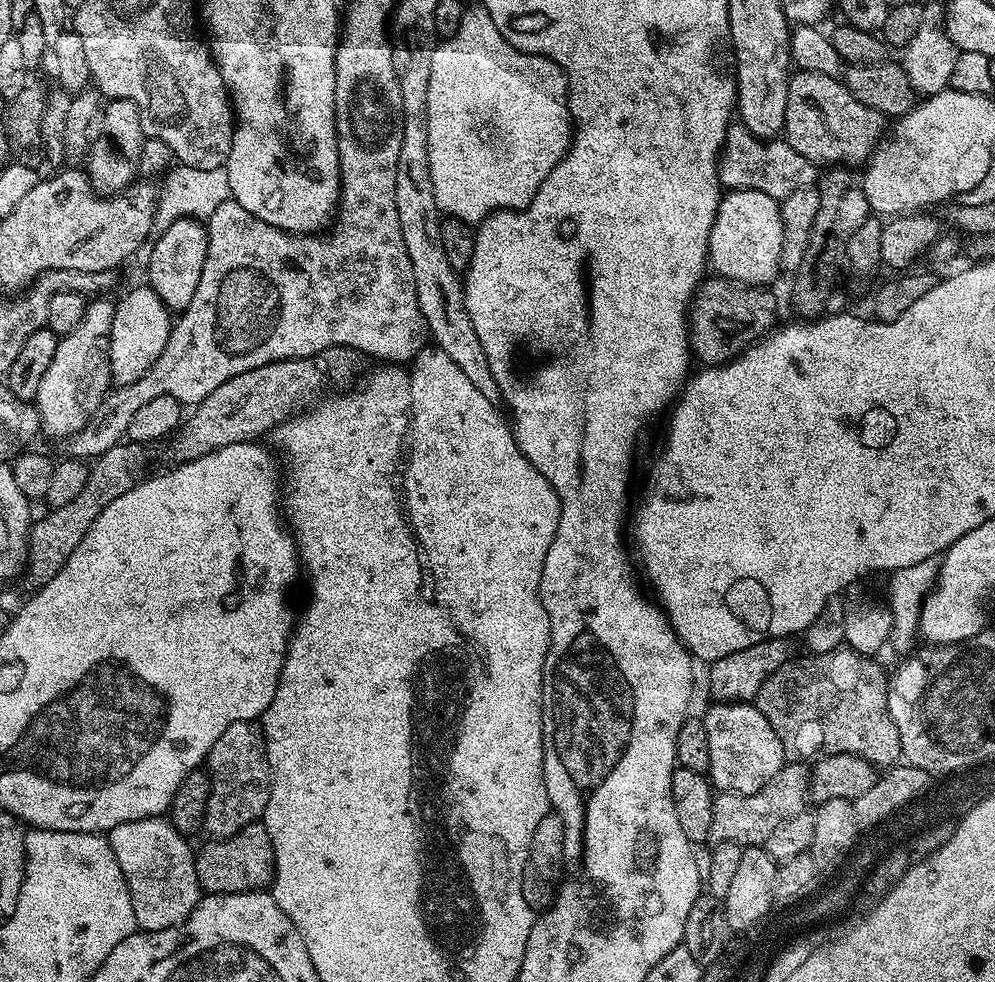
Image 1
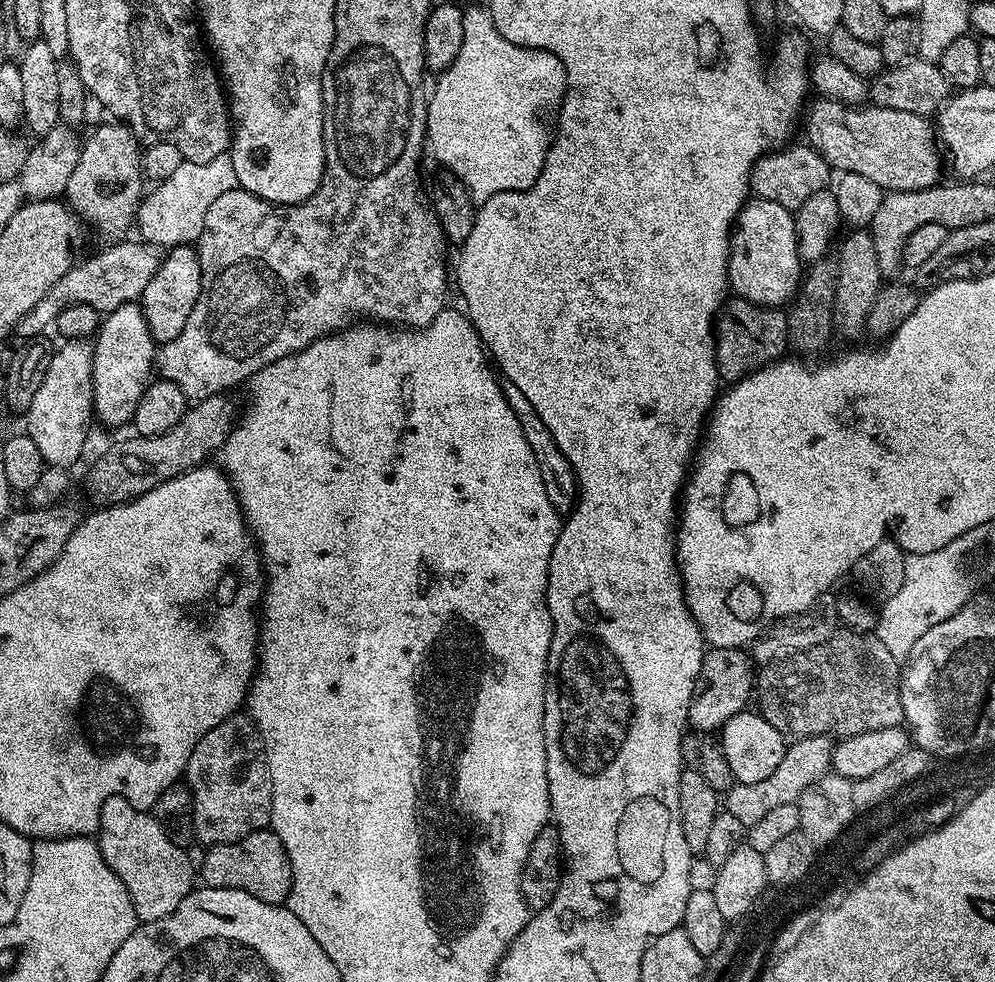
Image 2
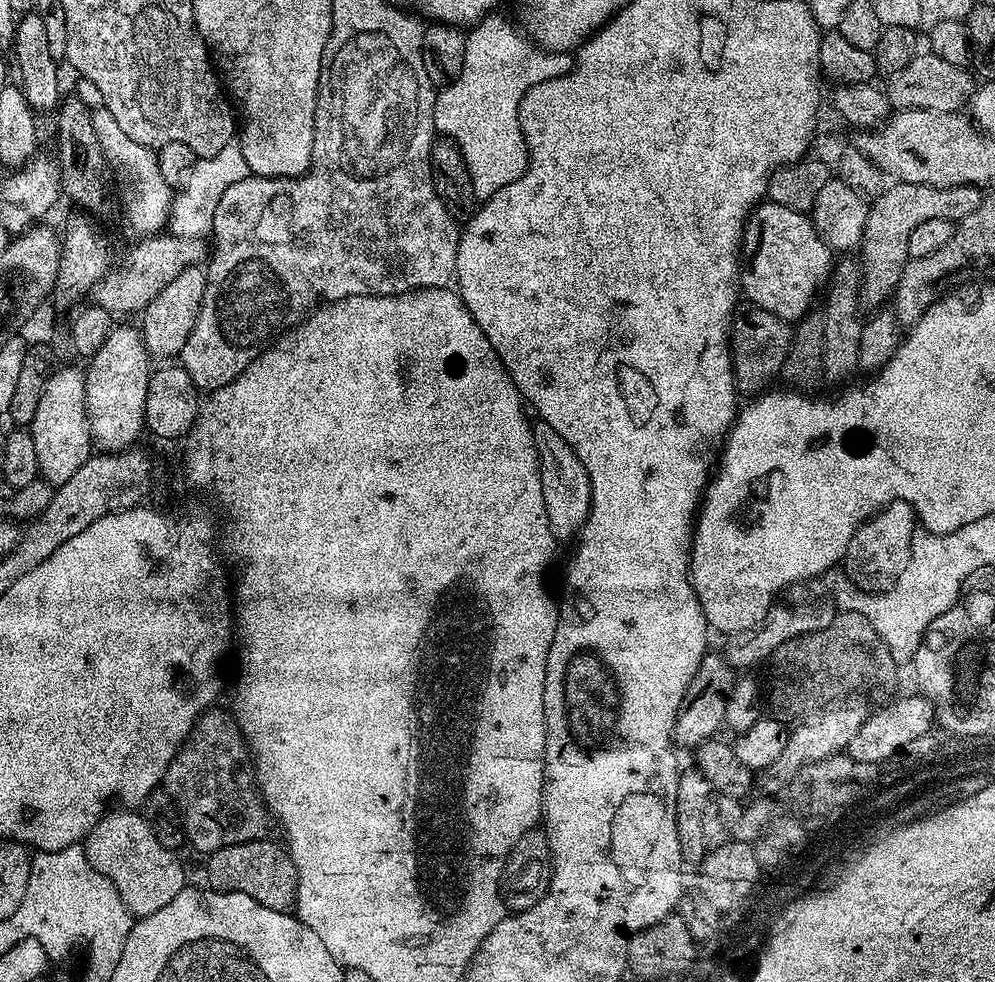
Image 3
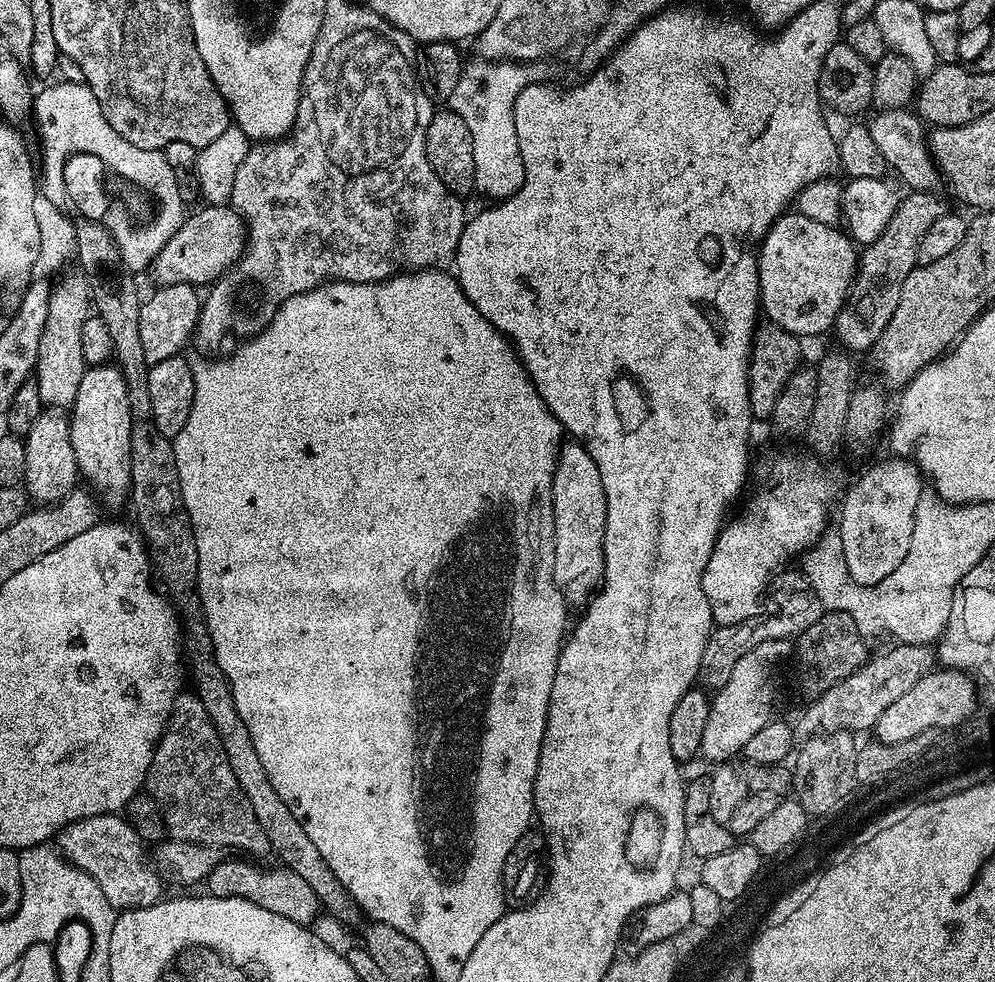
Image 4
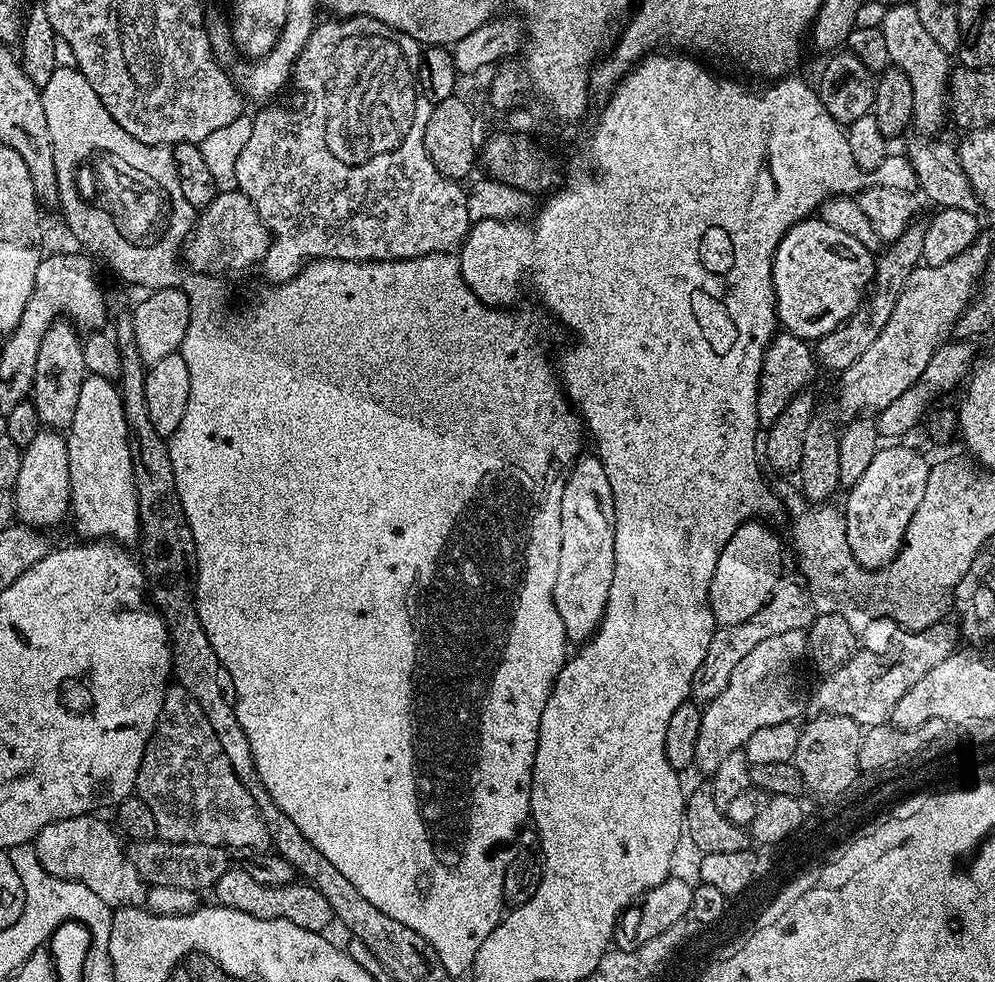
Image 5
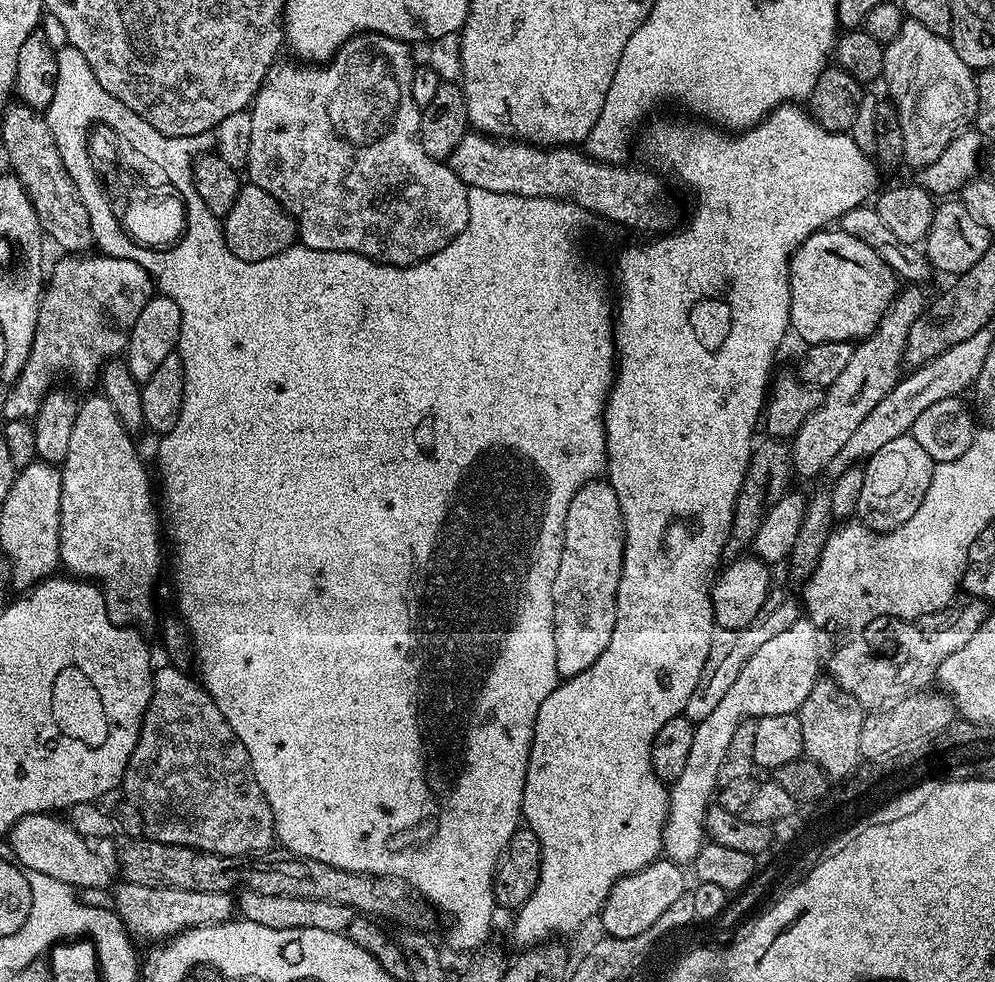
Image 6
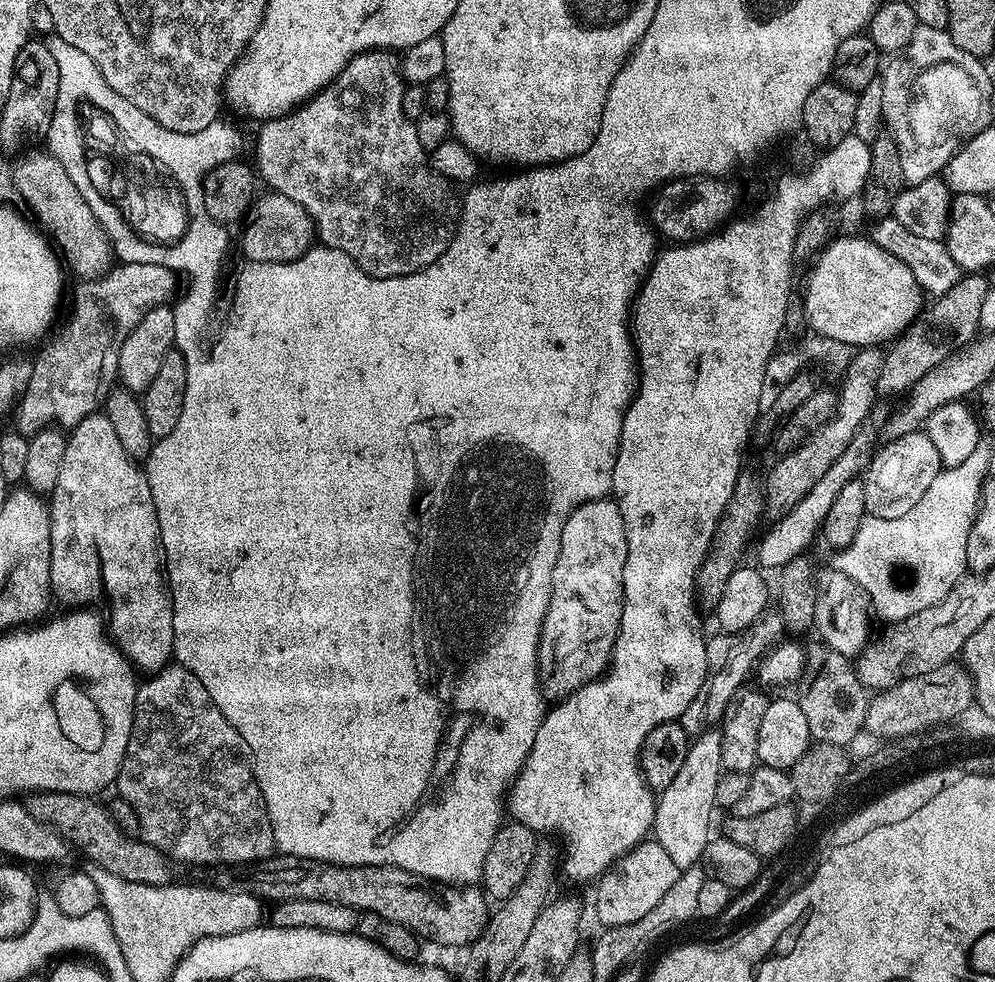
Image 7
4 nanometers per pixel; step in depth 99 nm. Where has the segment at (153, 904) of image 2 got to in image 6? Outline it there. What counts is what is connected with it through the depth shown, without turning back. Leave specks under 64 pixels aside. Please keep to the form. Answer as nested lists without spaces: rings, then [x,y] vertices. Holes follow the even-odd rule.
[[[39,812],[22,817],[8,833],[6,843],[12,847],[11,855],[21,868],[50,874],[50,878],[58,878],[58,882],[71,884],[77,890],[92,887],[107,889],[113,883],[107,862],[92,849],[95,847],[85,837],[78,835],[67,819],[59,815]]]

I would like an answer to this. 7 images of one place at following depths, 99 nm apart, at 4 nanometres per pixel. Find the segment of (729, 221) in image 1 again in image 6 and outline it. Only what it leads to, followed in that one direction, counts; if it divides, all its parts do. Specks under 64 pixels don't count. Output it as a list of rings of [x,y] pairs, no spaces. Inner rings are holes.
[[[821,230],[813,234],[813,236],[807,236],[796,248],[796,252],[793,254],[791,260],[788,261],[788,277],[790,278],[790,328],[793,333],[796,331],[797,334],[804,339],[803,343],[805,345],[827,344],[830,340],[856,342],[863,337],[869,336],[878,326],[880,319],[886,314],[888,307],[890,307],[892,301],[895,300],[898,291],[897,275],[892,272],[890,266],[888,266],[866,242],[862,242],[858,238],[852,237],[850,234],[841,230],[832,231],[833,230]]]

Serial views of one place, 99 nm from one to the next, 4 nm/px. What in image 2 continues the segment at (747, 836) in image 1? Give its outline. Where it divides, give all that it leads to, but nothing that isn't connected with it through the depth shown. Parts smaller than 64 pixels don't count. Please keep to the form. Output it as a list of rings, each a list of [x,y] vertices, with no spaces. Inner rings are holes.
[[[827,735],[801,736],[795,742],[789,743],[778,770],[774,770],[770,778],[762,778],[762,782],[757,784],[733,783],[726,793],[726,810],[734,814],[734,818],[738,818],[745,826],[751,826],[758,822],[758,818],[766,818],[766,814],[770,814],[770,810],[778,806],[796,804],[800,795],[831,769],[834,744],[828,740],[831,739]]]

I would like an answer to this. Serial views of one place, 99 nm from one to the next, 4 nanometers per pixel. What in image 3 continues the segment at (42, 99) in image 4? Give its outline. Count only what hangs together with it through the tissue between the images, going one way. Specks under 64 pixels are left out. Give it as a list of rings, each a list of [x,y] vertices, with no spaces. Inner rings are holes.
[[[105,107],[96,109],[91,113],[94,134],[100,145],[101,153],[109,161],[116,160],[120,168],[124,168],[124,189],[120,192],[120,200],[124,203],[124,216],[128,224],[136,234],[156,234],[165,227],[168,219],[168,211],[174,195],[173,189],[162,178],[162,174],[156,165],[156,153],[149,145],[134,142],[114,122],[114,114]],[[109,156],[109,157],[108,157]],[[161,227],[161,228],[160,228]]]

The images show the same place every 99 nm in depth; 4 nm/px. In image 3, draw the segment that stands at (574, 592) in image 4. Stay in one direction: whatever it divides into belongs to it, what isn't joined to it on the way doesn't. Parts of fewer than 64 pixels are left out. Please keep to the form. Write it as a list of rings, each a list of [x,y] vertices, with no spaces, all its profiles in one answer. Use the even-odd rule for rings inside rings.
[[[537,419],[532,424],[532,437],[536,443],[536,453],[540,456],[542,494],[546,498],[546,514],[550,518],[552,532],[557,541],[571,541],[588,520],[592,505],[592,490],[586,466],[582,466],[578,454],[574,454],[566,438],[562,438],[562,434],[558,434],[558,430],[554,430],[554,426],[545,420]]]

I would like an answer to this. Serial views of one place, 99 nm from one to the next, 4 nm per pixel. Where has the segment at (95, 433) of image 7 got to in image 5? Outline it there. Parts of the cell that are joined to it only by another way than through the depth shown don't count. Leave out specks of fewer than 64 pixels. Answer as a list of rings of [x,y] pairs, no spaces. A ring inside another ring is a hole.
[[[91,374],[86,377],[66,439],[72,491],[70,516],[76,519],[77,537],[88,542],[109,539],[125,546],[135,545],[140,539],[138,494],[123,398],[113,381]]]

